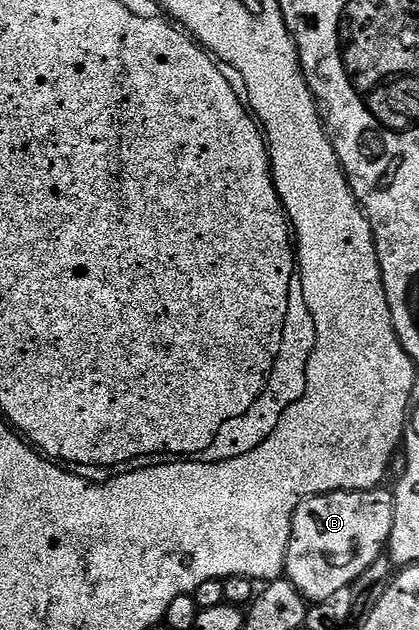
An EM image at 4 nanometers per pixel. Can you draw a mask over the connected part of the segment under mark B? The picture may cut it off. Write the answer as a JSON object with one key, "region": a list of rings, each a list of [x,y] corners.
{"region":[[[384,489],[316,495],[295,509],[288,538],[285,577],[307,601],[315,604],[334,596],[385,553],[393,528],[393,493]]]}

